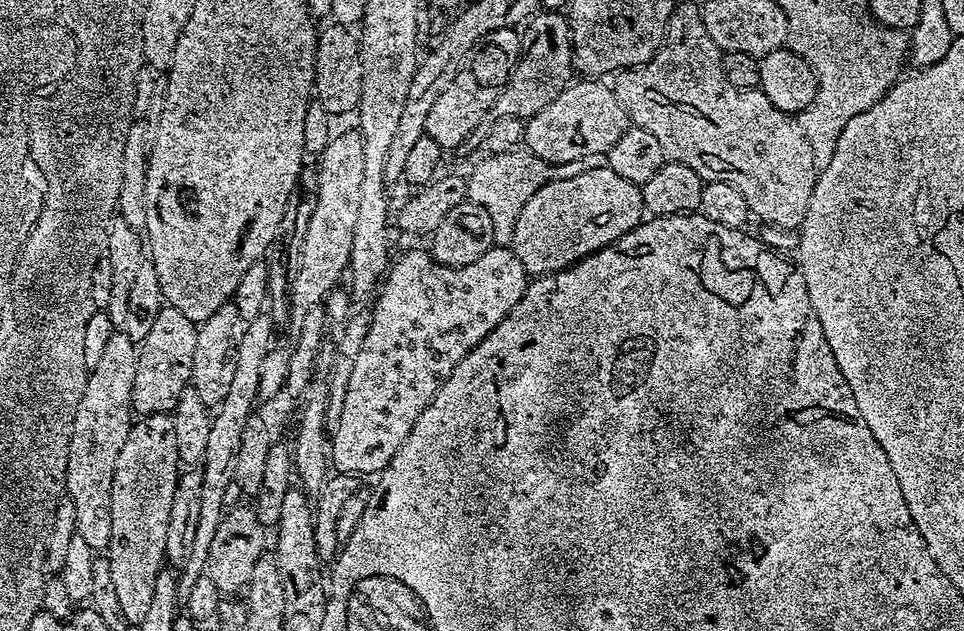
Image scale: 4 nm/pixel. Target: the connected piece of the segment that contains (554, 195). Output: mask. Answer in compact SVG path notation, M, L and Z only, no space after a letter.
M612 167L588 168L585 172L576 172L573 176L562 177L561 180L551 180L541 184L536 193L528 197L510 236L529 277L539 278L563 272L565 268L580 263L585 256L591 256L599 248L607 248L609 244L625 236L631 228L641 223L645 215L641 185L626 179Z

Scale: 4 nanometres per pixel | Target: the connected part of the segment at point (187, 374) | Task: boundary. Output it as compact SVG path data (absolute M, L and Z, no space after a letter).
M163 306L147 325L141 346L141 361L137 366L137 377L133 384L133 401L148 400L147 415L175 413L184 392L186 382L193 379L194 350L198 324L191 320L180 308Z

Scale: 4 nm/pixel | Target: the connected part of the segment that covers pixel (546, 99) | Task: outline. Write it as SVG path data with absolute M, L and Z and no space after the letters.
M564 8L547 9L534 17L521 43L520 59L507 83L495 93L493 115L515 116L519 119L531 118L541 112L558 94L565 91L573 81L576 71L575 48L573 46L572 21Z

